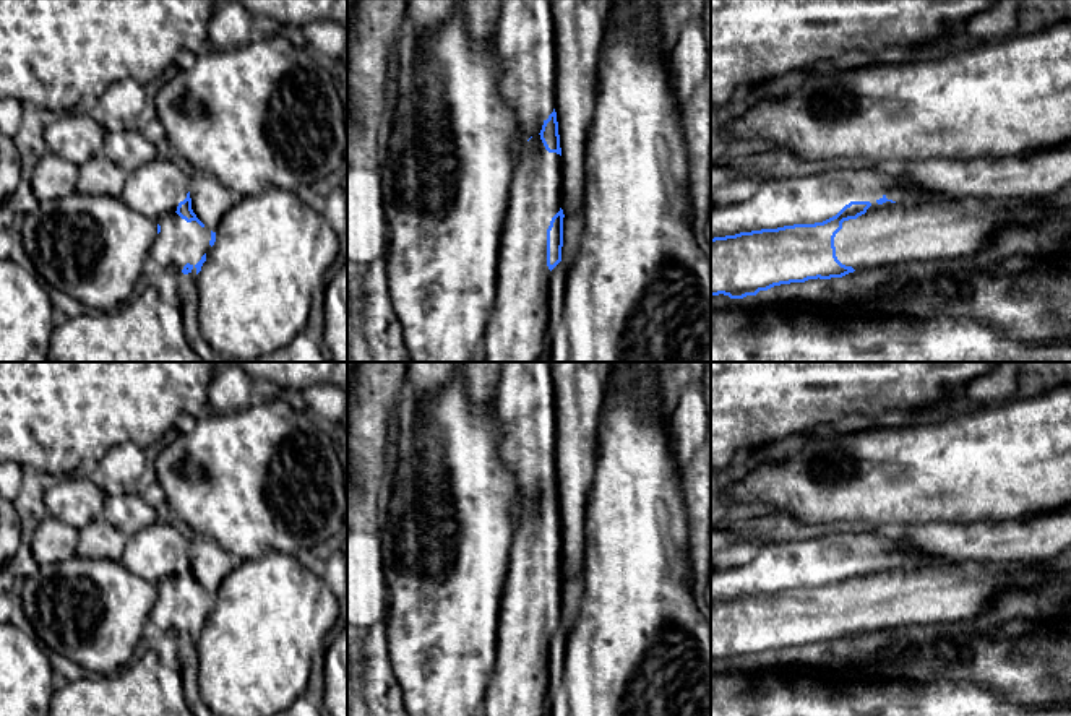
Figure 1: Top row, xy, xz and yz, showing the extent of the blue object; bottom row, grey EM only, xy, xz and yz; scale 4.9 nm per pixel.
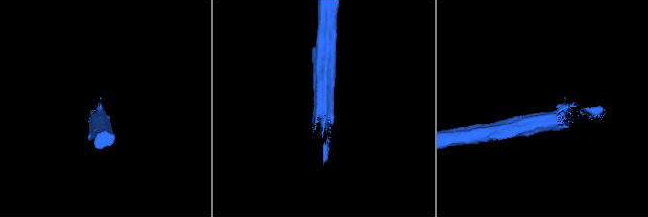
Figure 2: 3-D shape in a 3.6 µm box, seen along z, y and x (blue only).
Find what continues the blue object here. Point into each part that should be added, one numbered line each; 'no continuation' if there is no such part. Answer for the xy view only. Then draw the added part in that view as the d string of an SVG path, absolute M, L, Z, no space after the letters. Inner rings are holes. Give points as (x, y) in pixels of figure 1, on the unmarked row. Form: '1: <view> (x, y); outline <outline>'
1: xy (179, 606); outline M177 576L166 578L156 586L161 589L161 596L153 607L149 619L162 630L174 630L180 635L187 627L190 627L193 630L191 636L196 638L195 628L211 612L211 594L208 591L201 591L196 584L187 586Z

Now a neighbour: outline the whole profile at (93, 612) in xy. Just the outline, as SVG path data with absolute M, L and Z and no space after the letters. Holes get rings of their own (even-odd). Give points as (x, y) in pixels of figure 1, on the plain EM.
M83 557L41 567L39 575L19 583L16 593L41 643L80 664L89 675L110 675L131 662L135 648L143 640L144 623L157 601L157 586L133 575L118 560Z

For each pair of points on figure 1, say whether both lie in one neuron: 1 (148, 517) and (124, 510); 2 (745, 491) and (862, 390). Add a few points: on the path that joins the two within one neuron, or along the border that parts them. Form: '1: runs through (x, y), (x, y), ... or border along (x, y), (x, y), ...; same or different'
1: runs through (141, 515), (130, 513); same
2: border along (843, 427), (820, 427), (805, 439); different

